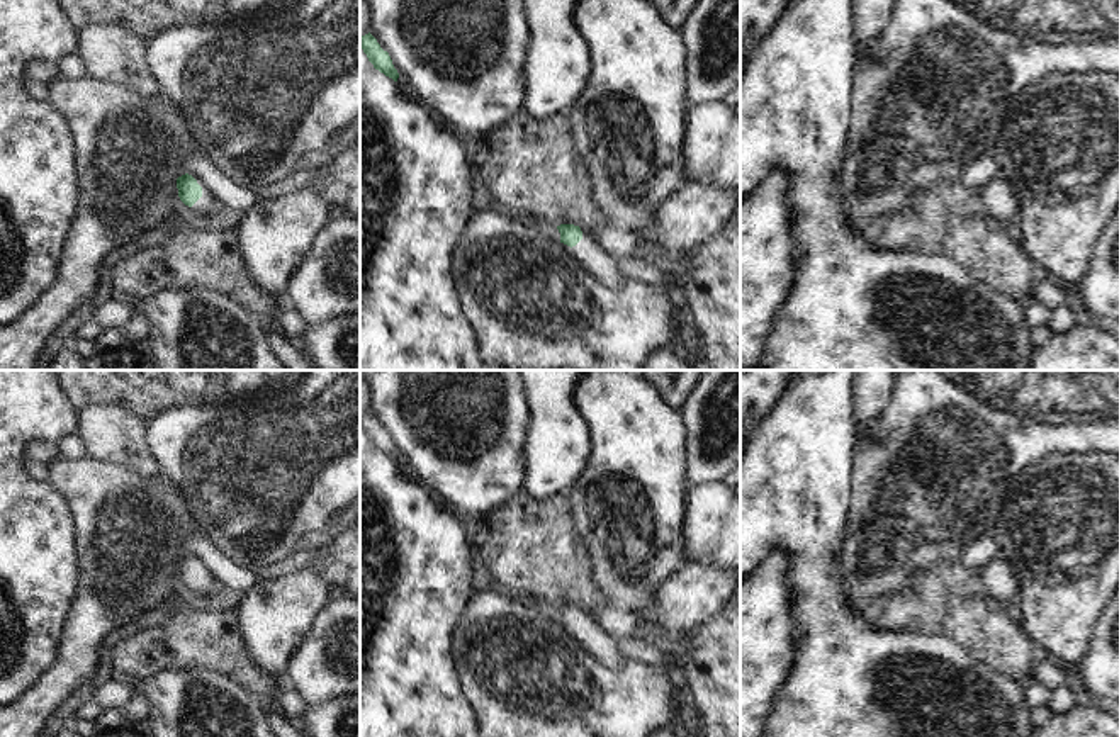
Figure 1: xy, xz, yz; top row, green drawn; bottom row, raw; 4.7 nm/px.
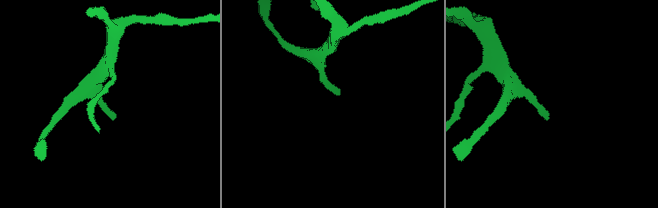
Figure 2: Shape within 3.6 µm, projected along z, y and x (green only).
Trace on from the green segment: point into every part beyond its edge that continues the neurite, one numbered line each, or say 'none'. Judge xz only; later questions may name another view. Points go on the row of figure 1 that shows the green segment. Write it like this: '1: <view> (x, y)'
1: xz (586, 253)

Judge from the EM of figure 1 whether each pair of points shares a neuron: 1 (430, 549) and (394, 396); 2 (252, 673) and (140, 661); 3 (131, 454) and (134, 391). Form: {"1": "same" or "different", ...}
{"1": "different", "2": "same", "3": "different"}

